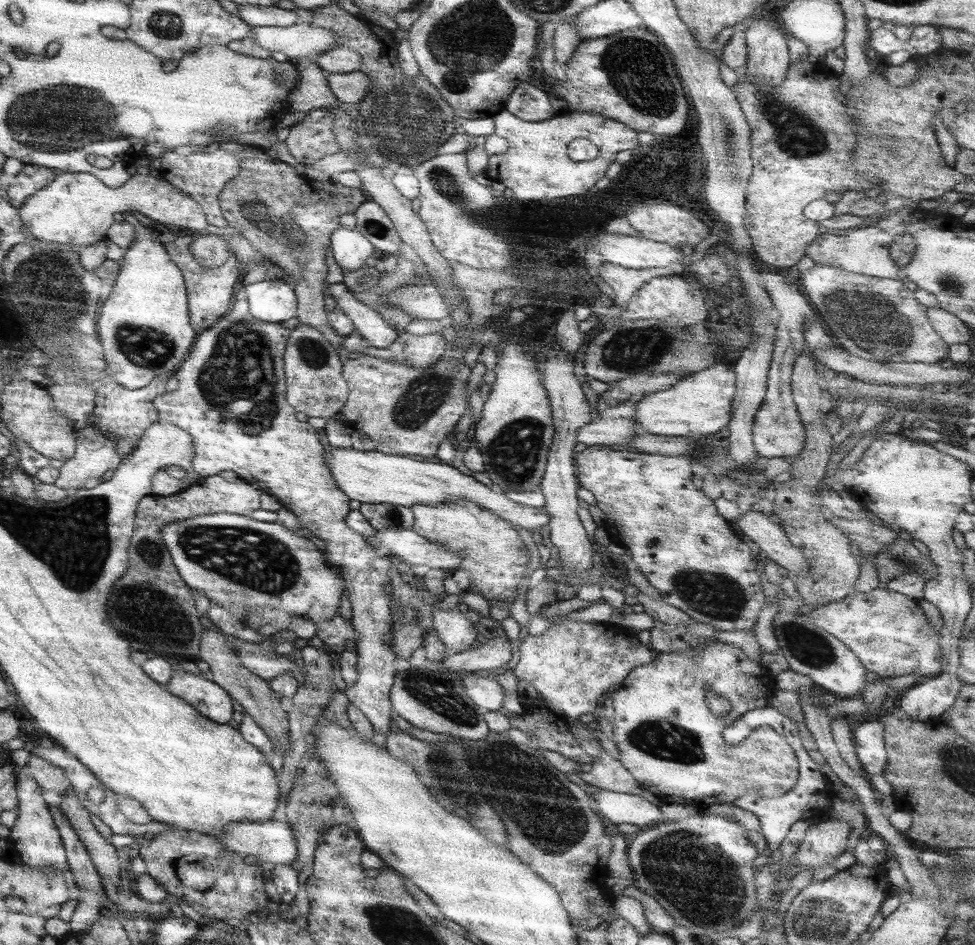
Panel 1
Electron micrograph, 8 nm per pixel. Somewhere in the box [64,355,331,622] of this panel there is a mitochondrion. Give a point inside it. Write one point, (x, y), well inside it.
(224, 550)

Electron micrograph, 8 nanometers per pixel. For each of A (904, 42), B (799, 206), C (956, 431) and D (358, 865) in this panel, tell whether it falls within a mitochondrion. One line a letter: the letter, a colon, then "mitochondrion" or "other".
A: other
B: other
C: other
D: other

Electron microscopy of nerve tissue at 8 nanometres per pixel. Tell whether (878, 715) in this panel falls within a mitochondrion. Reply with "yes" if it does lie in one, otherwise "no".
no

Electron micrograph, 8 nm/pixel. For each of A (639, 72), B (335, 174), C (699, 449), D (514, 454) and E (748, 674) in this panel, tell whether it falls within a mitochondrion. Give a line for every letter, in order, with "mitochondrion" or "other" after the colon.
A: mitochondrion
B: other
C: other
D: mitochondrion
E: other

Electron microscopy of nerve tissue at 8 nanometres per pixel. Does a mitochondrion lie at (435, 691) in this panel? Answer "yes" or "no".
yes

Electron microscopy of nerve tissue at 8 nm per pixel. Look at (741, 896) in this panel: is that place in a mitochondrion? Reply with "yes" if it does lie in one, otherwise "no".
yes

